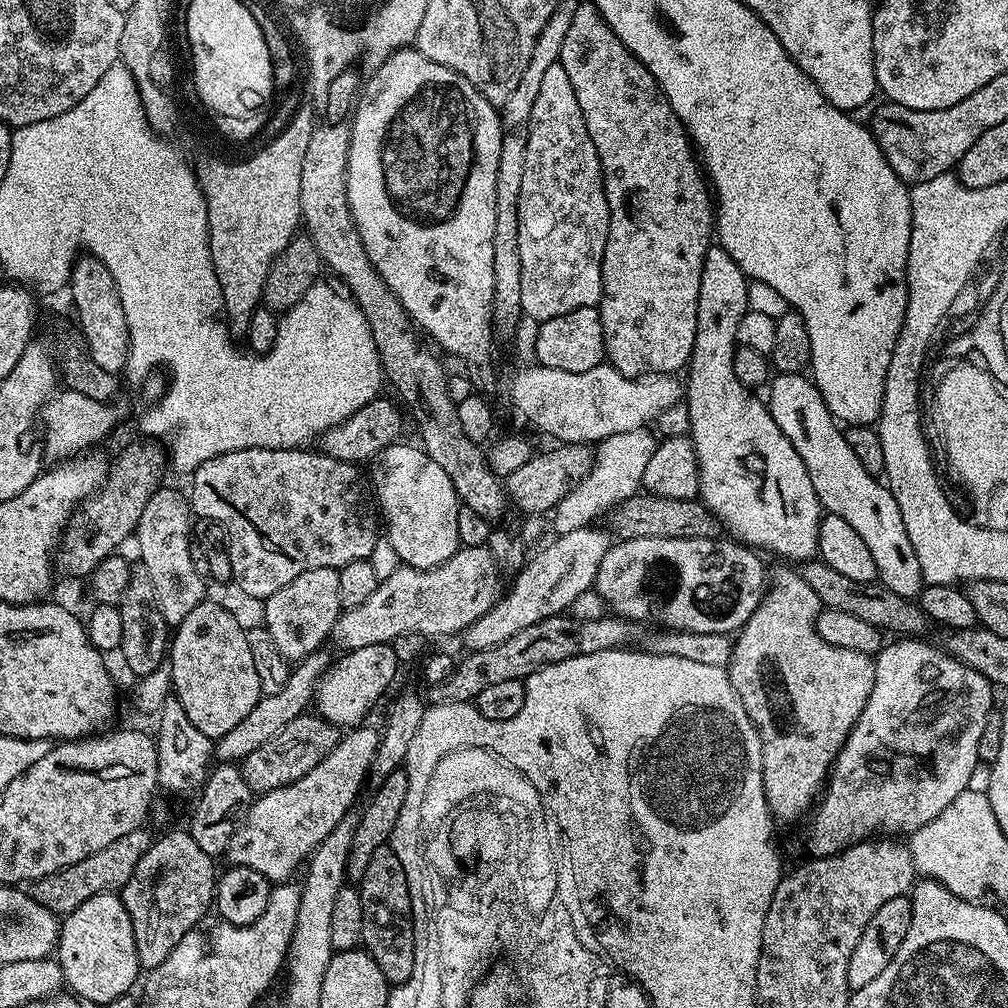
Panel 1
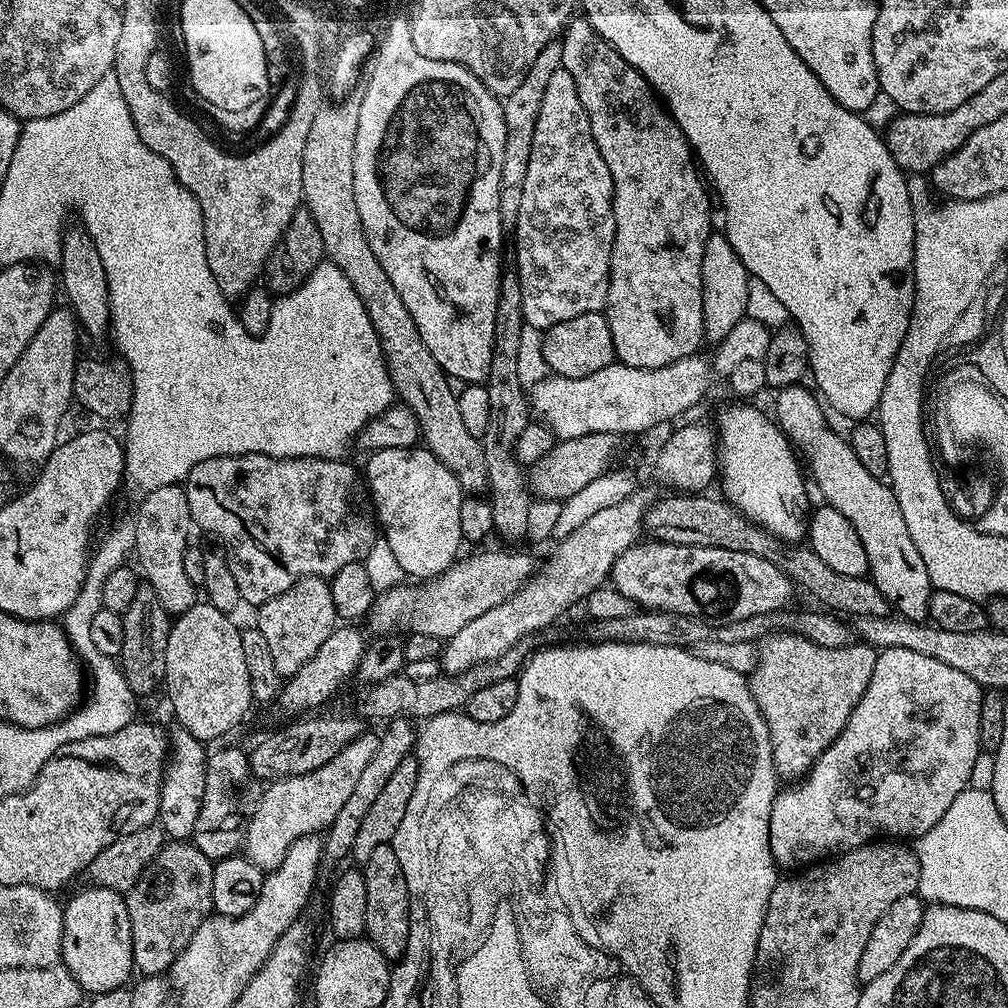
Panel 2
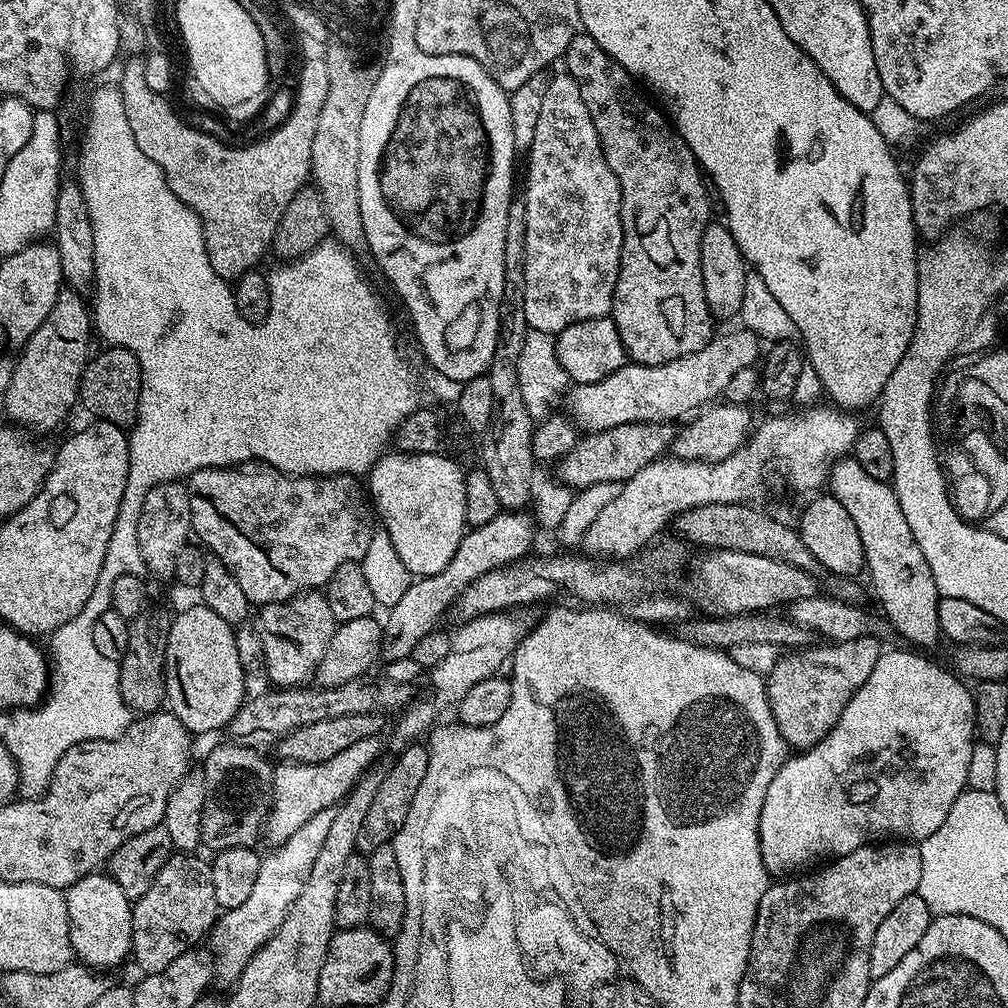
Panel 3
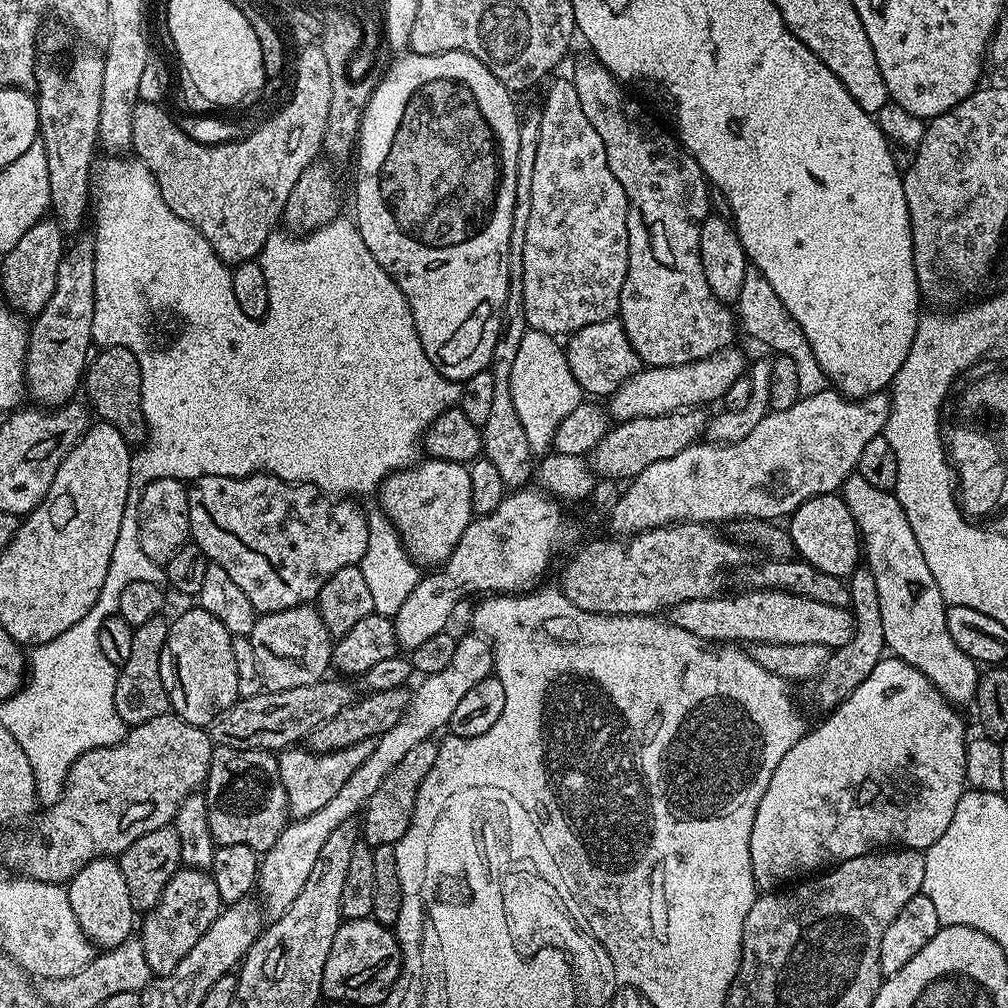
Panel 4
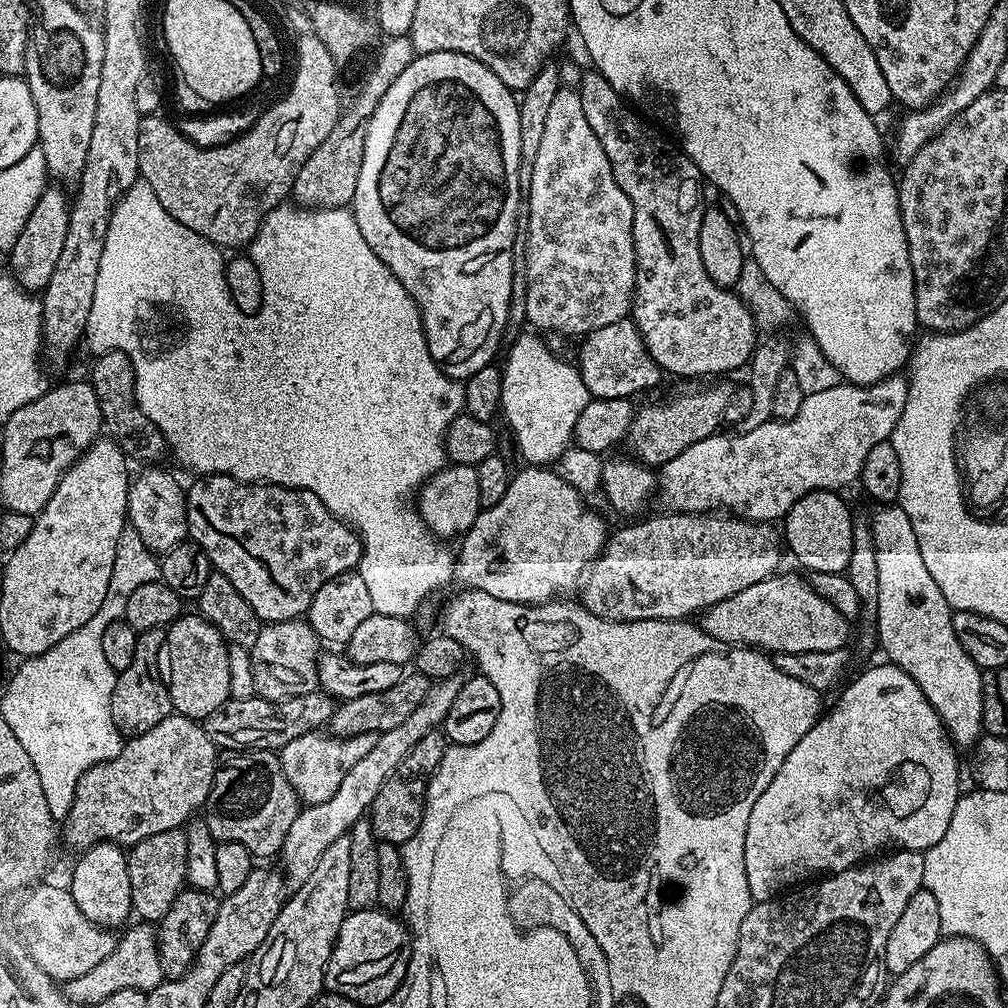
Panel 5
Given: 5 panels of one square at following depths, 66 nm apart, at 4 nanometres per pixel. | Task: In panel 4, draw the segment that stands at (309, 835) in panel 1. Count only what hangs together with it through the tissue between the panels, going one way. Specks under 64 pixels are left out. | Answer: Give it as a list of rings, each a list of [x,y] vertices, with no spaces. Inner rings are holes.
[[[376,740],[366,742],[354,742],[354,746],[346,746],[346,750],[334,750],[333,752],[313,752],[304,746],[293,746],[283,749],[279,753],[280,777],[282,786],[286,786],[286,798],[288,799],[288,811],[293,817],[309,816],[314,810],[322,810],[338,790],[342,790],[344,783],[370,758]]]

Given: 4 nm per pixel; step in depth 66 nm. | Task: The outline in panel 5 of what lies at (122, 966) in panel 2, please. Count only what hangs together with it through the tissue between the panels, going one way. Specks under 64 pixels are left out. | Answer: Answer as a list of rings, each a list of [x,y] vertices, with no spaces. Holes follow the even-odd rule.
[[[101,842],[91,845],[85,852],[88,853],[77,862],[72,872],[70,891],[74,902],[78,902],[78,910],[82,910],[82,914],[86,914],[86,918],[90,918],[90,922],[99,928],[119,929],[125,923],[123,920],[133,915],[130,870],[125,849],[118,844]]]

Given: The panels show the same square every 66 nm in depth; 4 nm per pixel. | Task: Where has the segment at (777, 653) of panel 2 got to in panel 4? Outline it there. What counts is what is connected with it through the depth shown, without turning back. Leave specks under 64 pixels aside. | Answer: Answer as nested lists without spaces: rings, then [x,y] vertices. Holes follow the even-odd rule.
[[[861,566],[852,572],[848,581],[854,587],[850,606],[855,618],[855,632],[848,643],[833,651],[822,675],[815,681],[816,704],[824,710],[836,708],[846,698],[850,698],[850,694],[854,694],[862,682],[866,682],[870,670],[874,670],[874,666],[878,666],[878,662],[886,656],[882,634],[882,606],[879,605],[878,586],[875,585],[873,572],[867,566]]]

